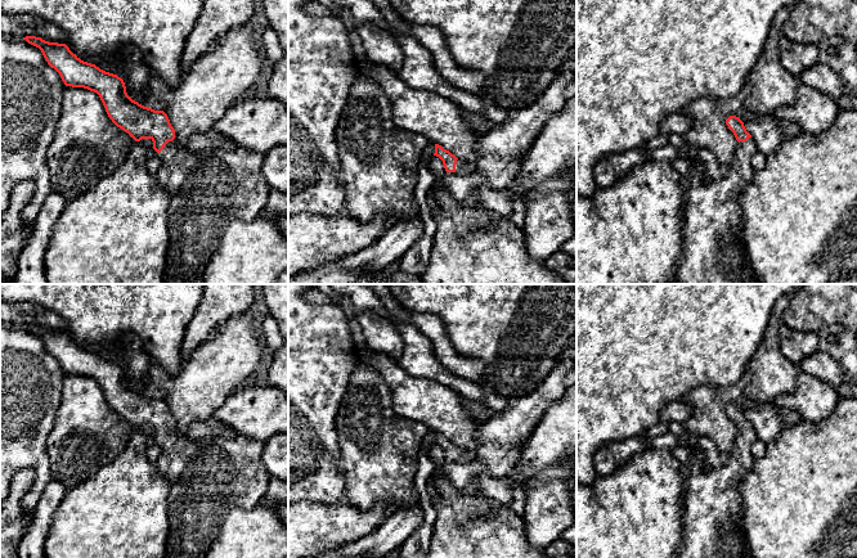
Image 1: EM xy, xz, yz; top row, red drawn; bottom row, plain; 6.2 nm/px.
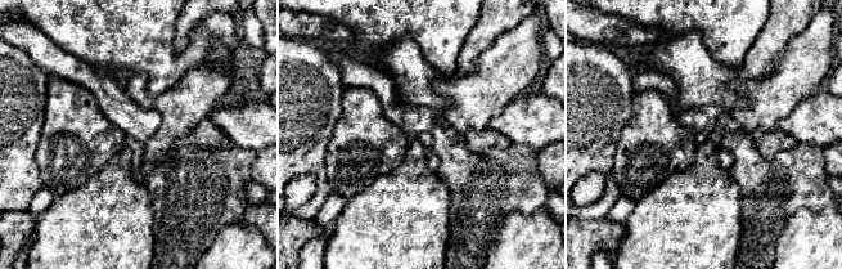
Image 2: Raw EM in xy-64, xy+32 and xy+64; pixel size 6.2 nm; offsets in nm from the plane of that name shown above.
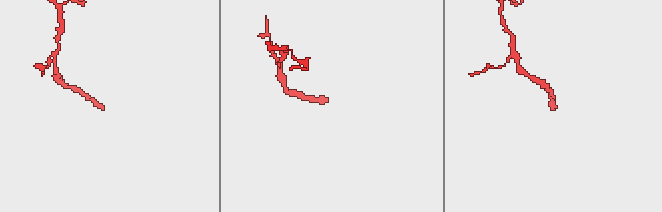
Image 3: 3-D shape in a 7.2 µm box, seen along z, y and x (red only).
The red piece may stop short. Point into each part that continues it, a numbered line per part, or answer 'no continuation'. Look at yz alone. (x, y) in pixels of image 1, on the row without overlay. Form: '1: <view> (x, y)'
1: yz (712, 516)

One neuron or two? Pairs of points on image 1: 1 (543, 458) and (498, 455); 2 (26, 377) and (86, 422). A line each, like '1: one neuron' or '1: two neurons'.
1: two neurons
2: two neurons

